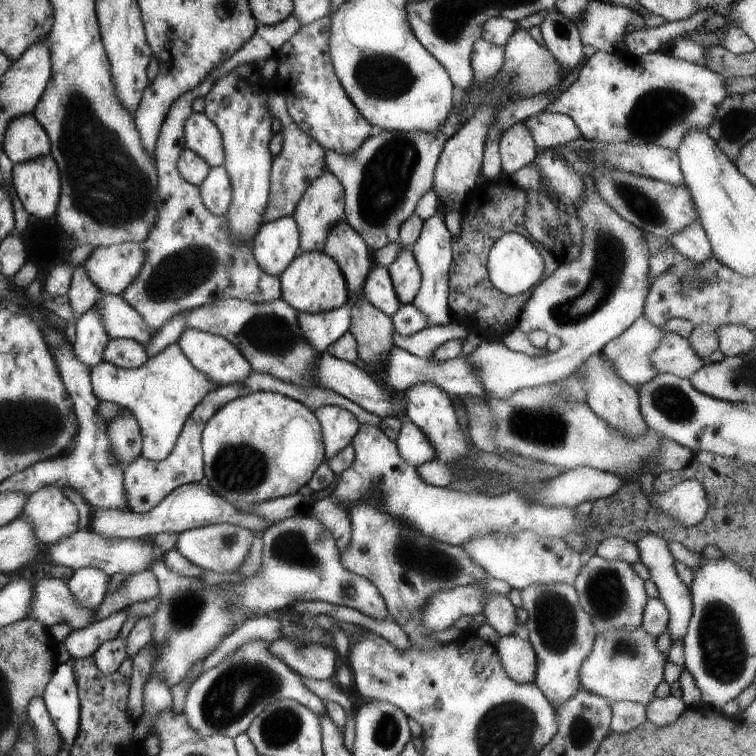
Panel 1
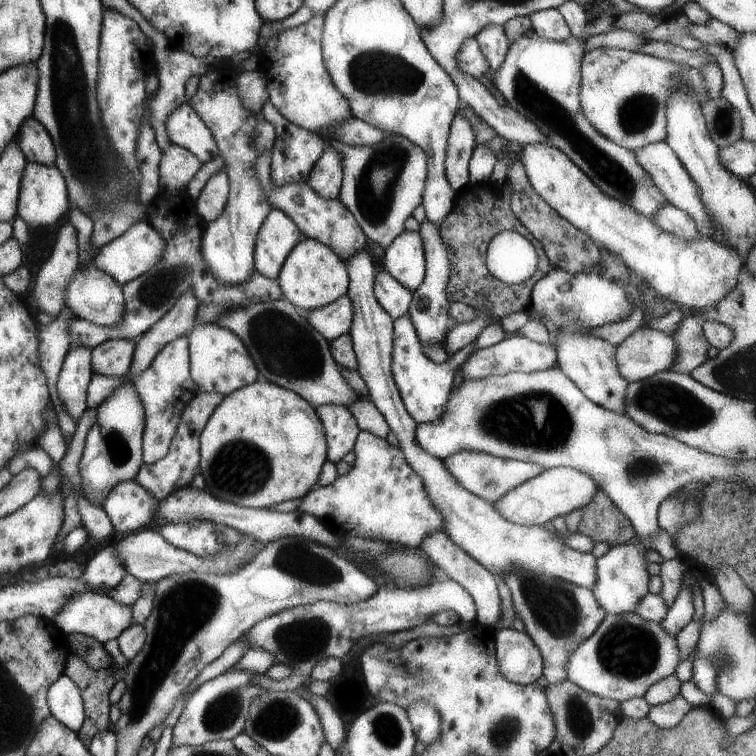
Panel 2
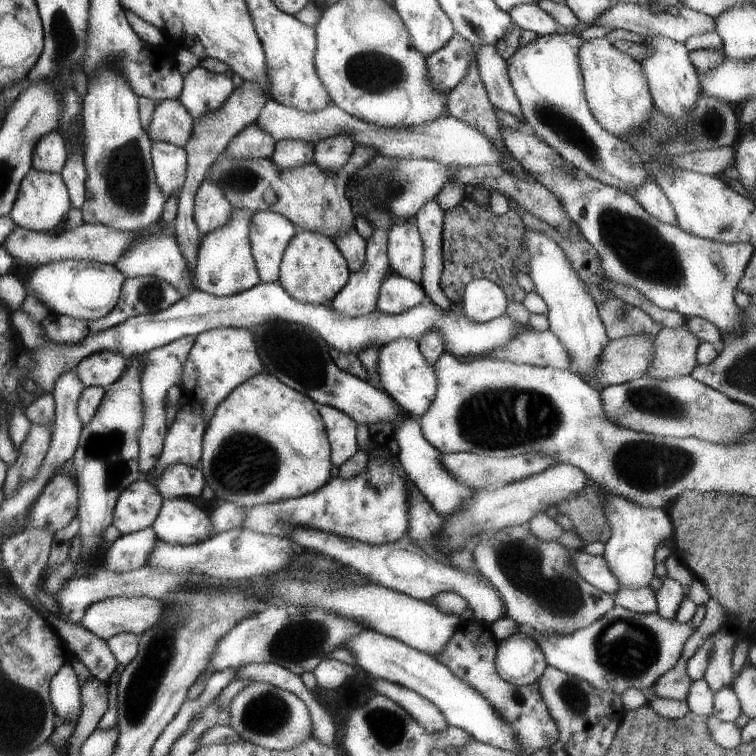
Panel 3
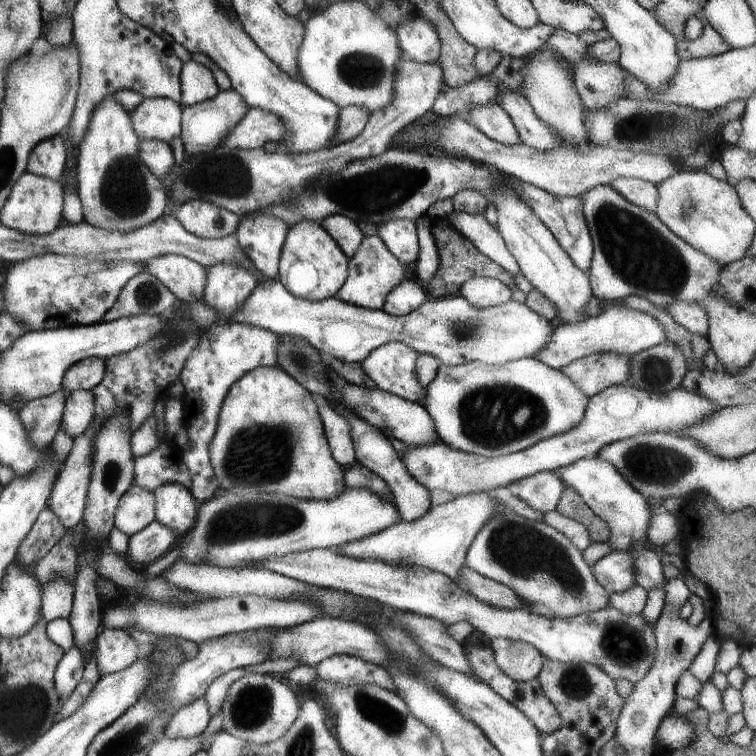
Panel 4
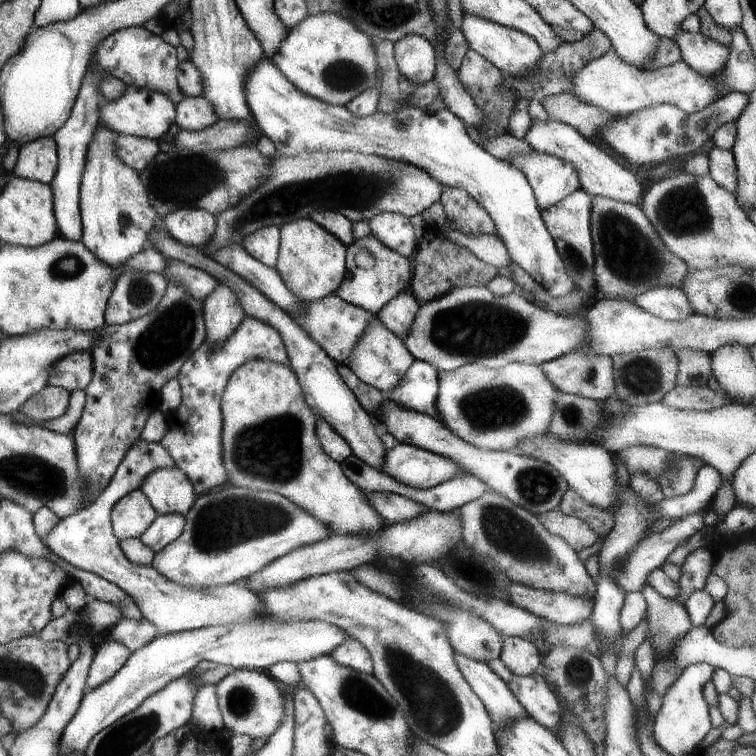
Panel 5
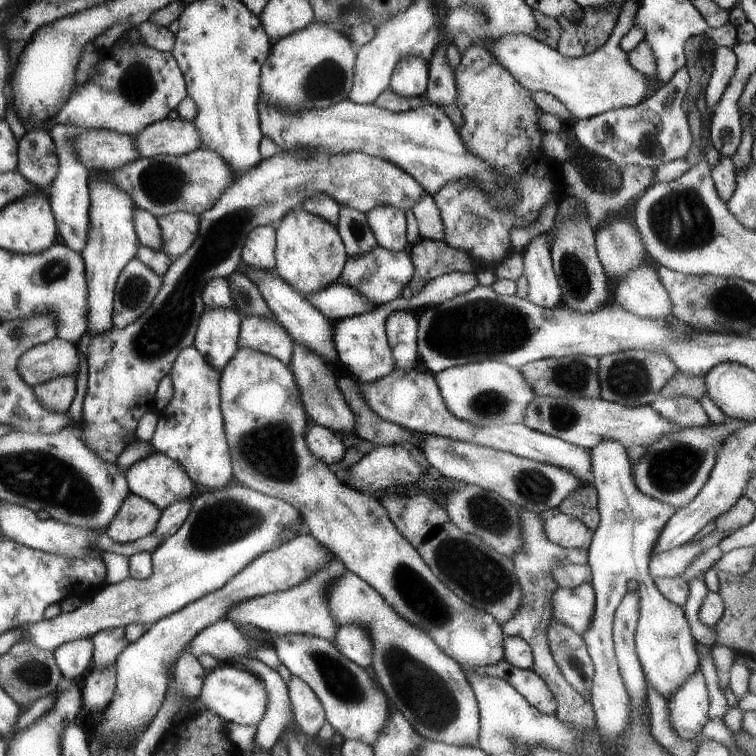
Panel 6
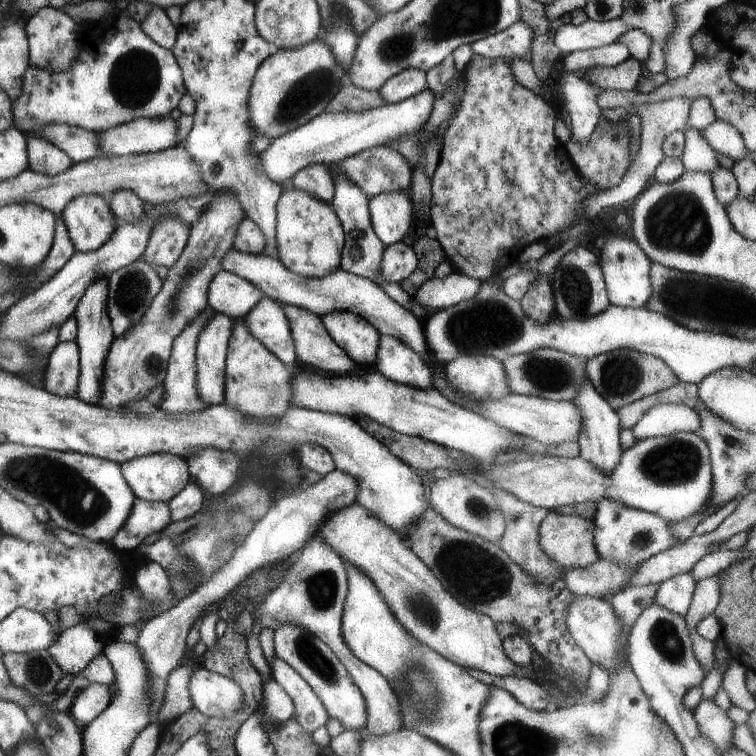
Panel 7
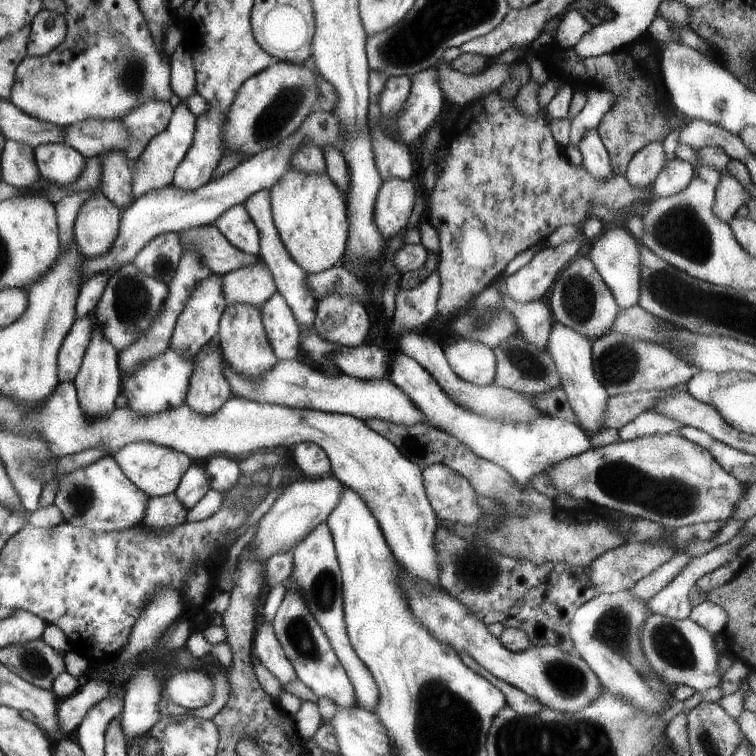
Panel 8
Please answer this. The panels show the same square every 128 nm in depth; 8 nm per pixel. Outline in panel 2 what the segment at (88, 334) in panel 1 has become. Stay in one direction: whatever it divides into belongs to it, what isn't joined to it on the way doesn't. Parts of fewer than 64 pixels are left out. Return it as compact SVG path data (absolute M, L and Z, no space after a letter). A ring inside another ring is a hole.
M70 346L56 380L61 406L73 421L79 420L86 408L86 388L90 380L91 348Z

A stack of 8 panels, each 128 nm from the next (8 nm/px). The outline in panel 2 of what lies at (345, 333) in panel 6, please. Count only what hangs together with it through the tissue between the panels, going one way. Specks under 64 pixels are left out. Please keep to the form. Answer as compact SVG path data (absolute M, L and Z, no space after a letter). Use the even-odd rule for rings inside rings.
M407 312L403 316L392 319L391 374L393 374L395 386L399 391L408 415L416 423L428 423L443 416L447 396L451 392L451 382L453 382L455 370L457 370L459 364L465 361L465 358L473 349L475 338L469 344L459 348L455 354L448 356L442 363L435 364L423 354L422 344L418 340L415 328L410 320L411 318L409 318Z

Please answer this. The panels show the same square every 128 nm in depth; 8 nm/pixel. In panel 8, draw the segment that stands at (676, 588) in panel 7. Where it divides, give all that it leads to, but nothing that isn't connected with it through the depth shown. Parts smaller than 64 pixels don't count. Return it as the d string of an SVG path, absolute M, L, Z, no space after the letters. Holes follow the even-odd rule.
M739 534L739 536L735 535L731 540L727 540L727 542L719 544L719 546L715 546L711 552L689 560L689 564L687 564L685 568L681 568L679 572L677 572L677 576L674 576L669 584L666 584L647 602L649 612L659 614L659 616L665 616L671 620L687 619L692 607L692 604L689 604L689 590L693 588L693 585L696 584L701 576L715 570L717 566L729 562L733 556L737 555L739 548L747 542L747 538L750 538L750 536L743 536L743 534Z

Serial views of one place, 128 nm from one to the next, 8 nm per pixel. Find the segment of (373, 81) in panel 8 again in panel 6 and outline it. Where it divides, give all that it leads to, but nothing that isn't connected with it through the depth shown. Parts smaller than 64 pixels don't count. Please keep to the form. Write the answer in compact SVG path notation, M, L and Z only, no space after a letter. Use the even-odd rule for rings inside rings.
M282 151L268 159L261 159L259 164L249 168L245 174L240 175L235 182L231 182L219 198L211 205L211 208L199 214L199 228L193 244L184 250L178 257L172 259L172 263L162 276L162 283L150 305L129 324L123 328L111 327L107 332L99 332L97 336L82 334L75 344L87 364L87 384L85 384L85 396L82 400L81 430L78 437L87 446L87 450L95 453L109 464L116 464L118 455L129 442L127 438L134 436L137 420L147 411L155 411L153 401L158 382L167 375L177 354L191 346L196 331L196 326L201 313L206 308L201 300L201 290L207 280L219 277L227 277L235 272L241 262L241 246L245 242L245 236L250 230L261 225L276 225L286 212L291 212L299 207L305 198L314 194L327 194L338 204L338 207L347 206L361 214L369 212L377 205L392 206L406 212L423 196L423 190L419 182L413 180L413 176L407 174L400 166L365 156L361 152L346 152L339 154L313 154L307 151Z

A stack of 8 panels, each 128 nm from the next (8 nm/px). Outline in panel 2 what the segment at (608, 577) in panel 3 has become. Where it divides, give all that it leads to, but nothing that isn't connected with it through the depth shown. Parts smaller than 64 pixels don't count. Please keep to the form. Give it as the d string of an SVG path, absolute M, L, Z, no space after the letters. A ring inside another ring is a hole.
M357 250L344 262L348 274L348 289L346 290L353 314L348 330L352 340L354 355L358 364L357 372L367 386L368 398L377 407L381 416L387 422L391 432L397 439L397 448L403 452L403 458L409 468L421 478L425 494L429 502L435 506L439 516L443 518L443 526L449 540L459 550L463 550L487 572L498 578L503 578L515 570L529 570L531 574L545 574L575 584L591 588L596 582L596 558L567 548L555 531L550 531L548 525L521 525L507 522L493 508L493 503L483 500L457 484L457 480L447 472L439 458L429 456L415 442L417 423L408 415L399 391L391 374L391 351L393 344L392 318L379 306L375 300L373 282L375 268L369 252Z

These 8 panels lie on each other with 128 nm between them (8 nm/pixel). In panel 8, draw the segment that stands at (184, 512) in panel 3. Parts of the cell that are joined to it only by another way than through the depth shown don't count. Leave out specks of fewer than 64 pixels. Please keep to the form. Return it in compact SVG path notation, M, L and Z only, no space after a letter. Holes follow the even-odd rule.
M135 440L135 442L121 446L112 457L127 480L151 498L173 493L181 477L192 463L192 460L189 460L181 452L175 452L171 448L165 448L158 444L151 444L151 442L145 442L145 440Z

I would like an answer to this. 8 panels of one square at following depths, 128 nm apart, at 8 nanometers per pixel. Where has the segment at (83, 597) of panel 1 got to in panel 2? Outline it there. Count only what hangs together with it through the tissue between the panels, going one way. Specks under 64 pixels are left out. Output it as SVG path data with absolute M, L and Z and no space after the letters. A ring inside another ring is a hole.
M112 540L97 554L93 554L79 575L89 586L89 590L97 594L104 595L105 590L117 586L119 580L126 575L123 564L119 564L119 558L115 556L115 546L111 546L110 543Z

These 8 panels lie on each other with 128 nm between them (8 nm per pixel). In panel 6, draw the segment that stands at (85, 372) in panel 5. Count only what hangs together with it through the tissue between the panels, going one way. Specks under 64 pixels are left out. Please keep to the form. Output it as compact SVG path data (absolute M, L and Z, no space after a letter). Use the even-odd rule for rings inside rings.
M57 335L47 342L31 346L15 362L15 370L17 370L19 378L30 387L34 387L46 380L53 380L57 376L75 376L78 366L77 348L66 340L61 340Z

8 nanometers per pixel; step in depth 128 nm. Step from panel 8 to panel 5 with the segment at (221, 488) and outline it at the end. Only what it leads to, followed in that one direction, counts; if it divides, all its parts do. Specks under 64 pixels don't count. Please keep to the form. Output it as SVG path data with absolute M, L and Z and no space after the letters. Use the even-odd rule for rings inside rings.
M244 316L223 344L211 346L201 343L177 372L180 386L181 404L168 414L167 432L159 441L169 452L171 460L191 482L196 496L208 493L211 488L221 486L226 480L223 460L221 460L222 414L220 400L229 375L247 360L268 360L277 364L287 364L287 353L281 336L275 328L265 322Z

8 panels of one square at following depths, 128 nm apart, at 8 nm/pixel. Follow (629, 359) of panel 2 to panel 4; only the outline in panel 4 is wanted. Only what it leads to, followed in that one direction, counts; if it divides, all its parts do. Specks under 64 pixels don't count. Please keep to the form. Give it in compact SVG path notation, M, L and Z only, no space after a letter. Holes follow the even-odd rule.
M597 352L573 360L571 364L559 368L565 376L587 397L603 389L623 385L627 382L629 355L615 352Z

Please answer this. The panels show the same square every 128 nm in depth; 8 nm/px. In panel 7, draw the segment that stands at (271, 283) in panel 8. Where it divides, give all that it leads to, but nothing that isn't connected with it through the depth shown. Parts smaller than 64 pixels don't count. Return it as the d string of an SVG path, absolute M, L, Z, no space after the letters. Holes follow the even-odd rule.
M221 269L209 283L206 306L209 306L213 313L238 321L243 320L262 297L258 286Z

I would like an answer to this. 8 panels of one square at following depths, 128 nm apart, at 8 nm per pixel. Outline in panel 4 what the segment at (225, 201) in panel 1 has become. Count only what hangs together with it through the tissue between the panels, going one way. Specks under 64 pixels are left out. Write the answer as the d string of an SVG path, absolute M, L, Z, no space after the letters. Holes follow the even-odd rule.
M195 198L178 205L175 220L195 236L214 239L234 233L239 217L215 204Z

